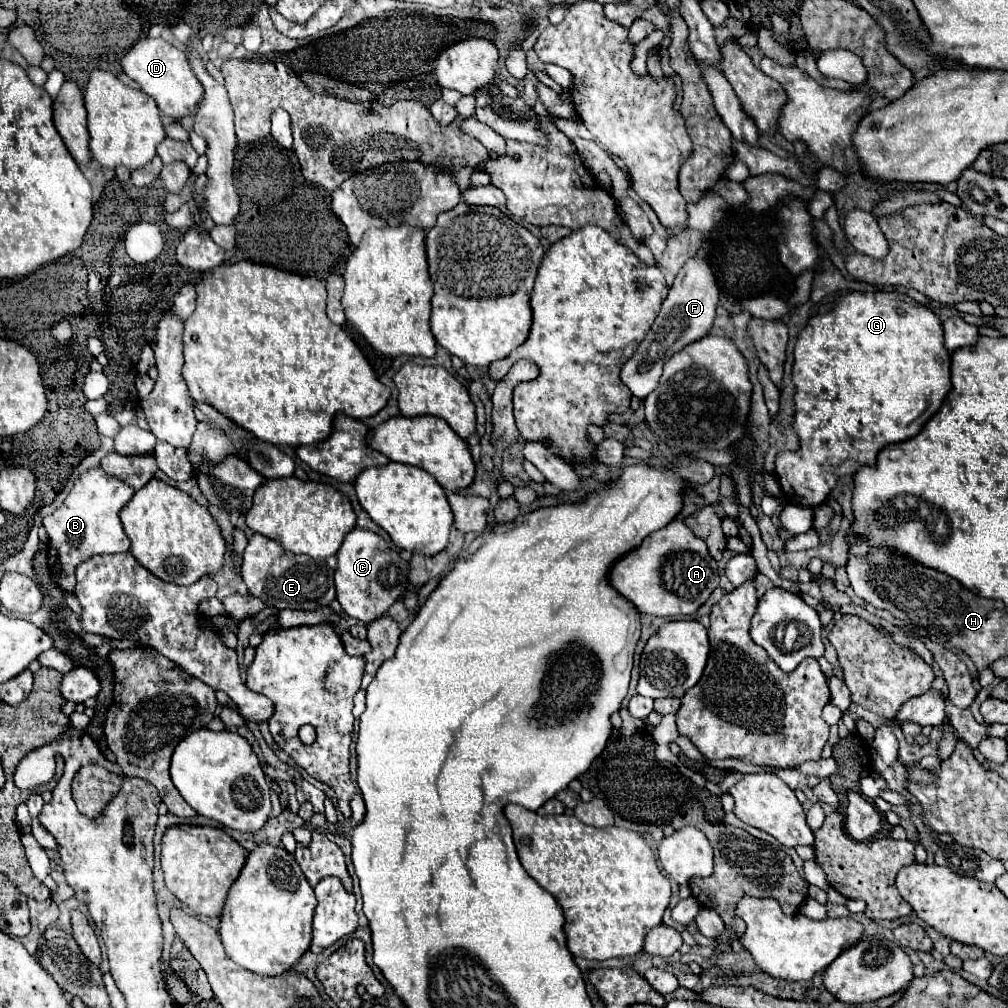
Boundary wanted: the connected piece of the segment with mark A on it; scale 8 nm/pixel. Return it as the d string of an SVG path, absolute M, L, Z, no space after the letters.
M673 520L669 522L665 528L649 534L643 544L625 554L611 570L611 584L617 592L621 592L627 600L631 600L639 612L643 614L653 614L653 616L687 616L697 612L697 608L701 604L707 602L707 598L711 596L711 592L719 586L719 566L717 562L709 556L709 550L705 546L705 542L695 536L685 522L681 520Z

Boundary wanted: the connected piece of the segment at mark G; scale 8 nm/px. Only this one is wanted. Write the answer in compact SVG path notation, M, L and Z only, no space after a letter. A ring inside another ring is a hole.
M851 292L843 296L841 300L837 300L833 312L825 316L815 316L809 320L809 324L799 332L799 338L795 344L795 364L793 364L793 382L797 386L795 428L799 434L800 447L795 452L786 451L778 454L775 461L775 475L788 502L800 506L819 506L821 502L825 502L825 498L835 488L841 476L847 476L847 474L853 476L859 466L875 464L877 450L881 450L887 444L897 444L907 438L913 438L923 428L923 424L939 410L943 398L951 390L951 354L945 348L941 326L943 322L939 320L939 316L935 316L929 308L921 304L913 304L909 296L899 294L899 292L873 292L873 294Z

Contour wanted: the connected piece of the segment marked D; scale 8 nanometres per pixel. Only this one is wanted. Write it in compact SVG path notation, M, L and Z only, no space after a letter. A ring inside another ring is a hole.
M163 38L139 40L131 48L131 52L127 52L121 58L121 68L129 78L133 78L139 84L139 88L147 96L155 98L155 102L159 104L159 110L173 120L181 120L183 116L191 116L201 100L201 94L203 94L201 84L193 76L185 54L181 50L177 50L175 46L171 46L169 42L165 42Z

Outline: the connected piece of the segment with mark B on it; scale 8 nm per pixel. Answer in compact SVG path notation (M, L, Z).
M101 466L85 470L63 506L45 516L43 526L49 534L49 568L65 592L75 592L75 566L95 554L115 554L129 550L129 538L123 532L119 510L133 498L135 490L117 476L107 474Z

